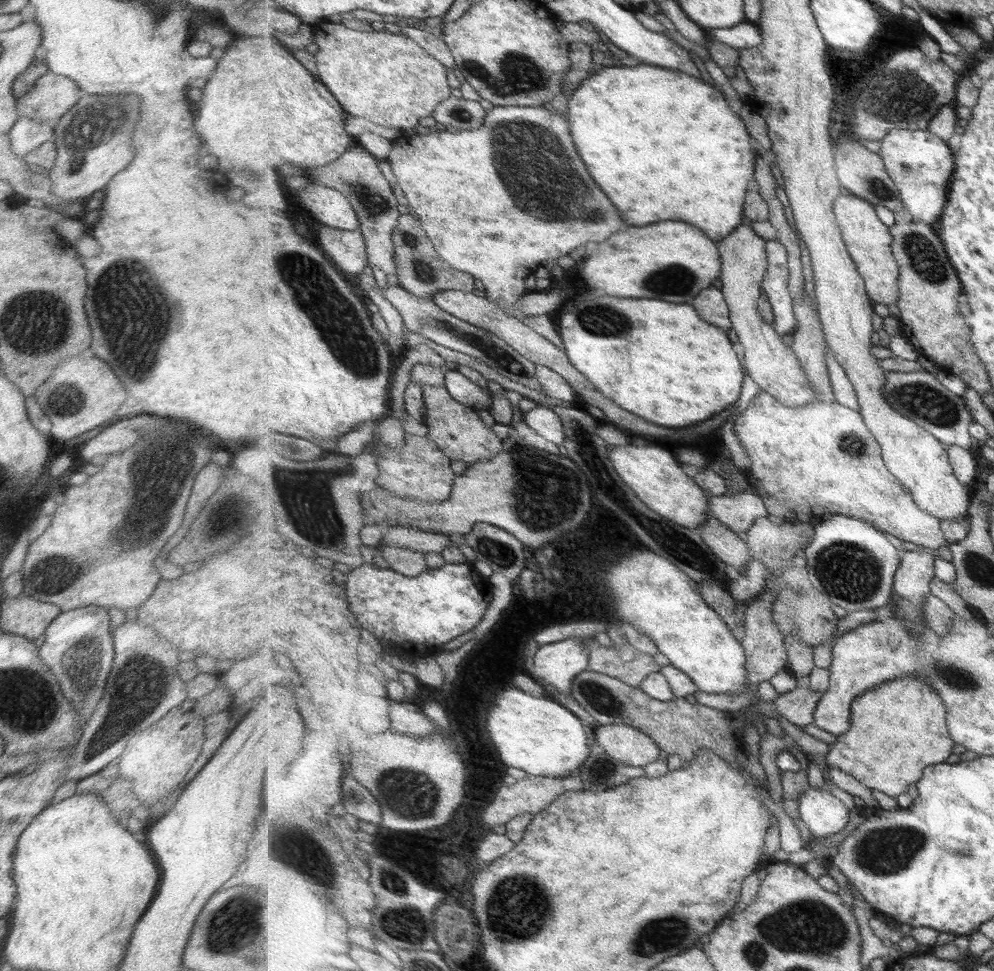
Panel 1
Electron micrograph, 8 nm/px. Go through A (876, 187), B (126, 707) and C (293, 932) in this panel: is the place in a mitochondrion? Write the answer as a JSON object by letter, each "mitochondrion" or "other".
{"A":"mitochondrion","B":"mitochondrion","C":"other"}

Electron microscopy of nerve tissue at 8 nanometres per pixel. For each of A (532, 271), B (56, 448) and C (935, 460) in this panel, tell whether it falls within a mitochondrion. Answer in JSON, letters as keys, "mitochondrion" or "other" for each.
{"A":"other","B":"other","C":"other"}

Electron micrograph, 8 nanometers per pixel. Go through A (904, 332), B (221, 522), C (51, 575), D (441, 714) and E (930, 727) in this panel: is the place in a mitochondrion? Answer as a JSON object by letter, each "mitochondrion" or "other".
{"A":"other","B":"other","C":"mitochondrion","D":"other","E":"other"}

